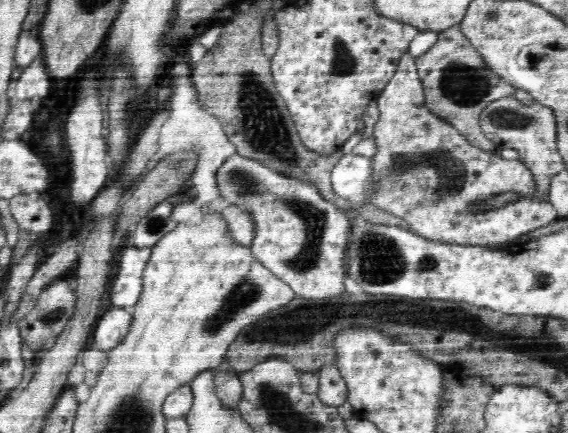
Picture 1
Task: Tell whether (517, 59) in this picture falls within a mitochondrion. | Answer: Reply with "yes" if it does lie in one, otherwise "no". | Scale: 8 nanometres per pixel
no

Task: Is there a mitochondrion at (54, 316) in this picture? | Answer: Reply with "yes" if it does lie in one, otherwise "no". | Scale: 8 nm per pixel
yes

